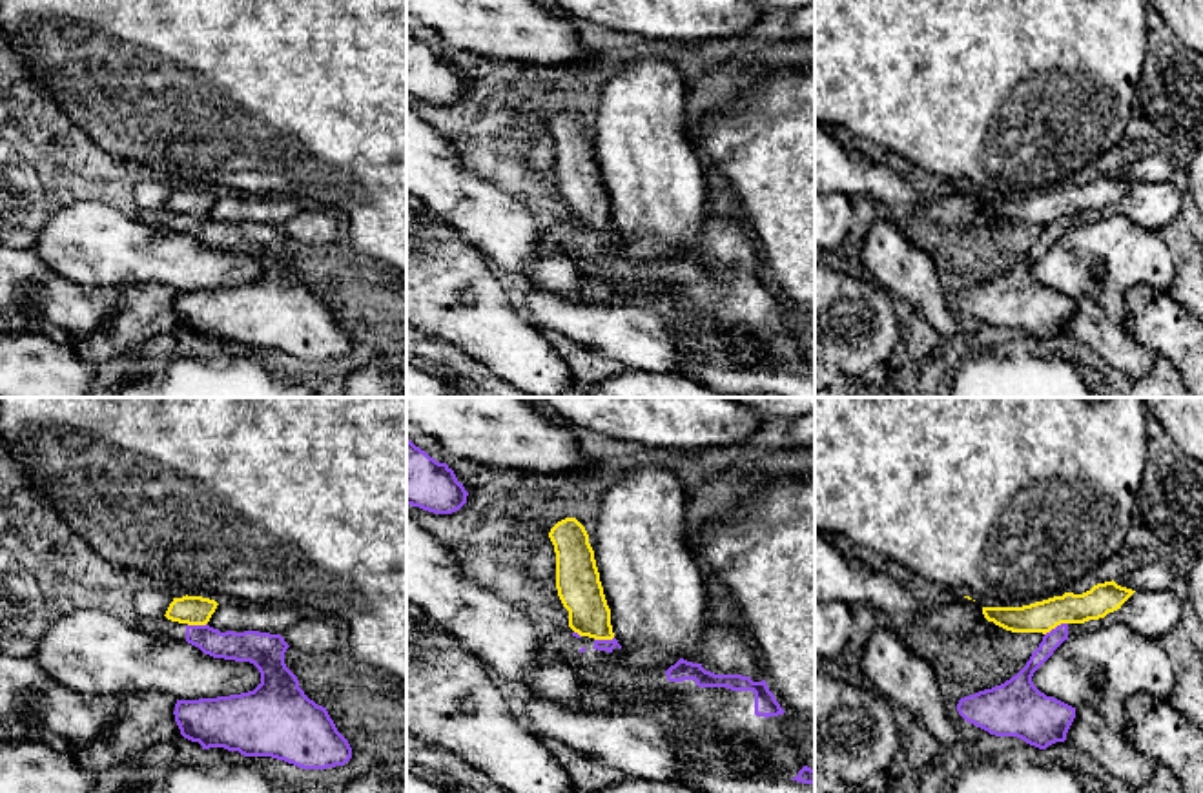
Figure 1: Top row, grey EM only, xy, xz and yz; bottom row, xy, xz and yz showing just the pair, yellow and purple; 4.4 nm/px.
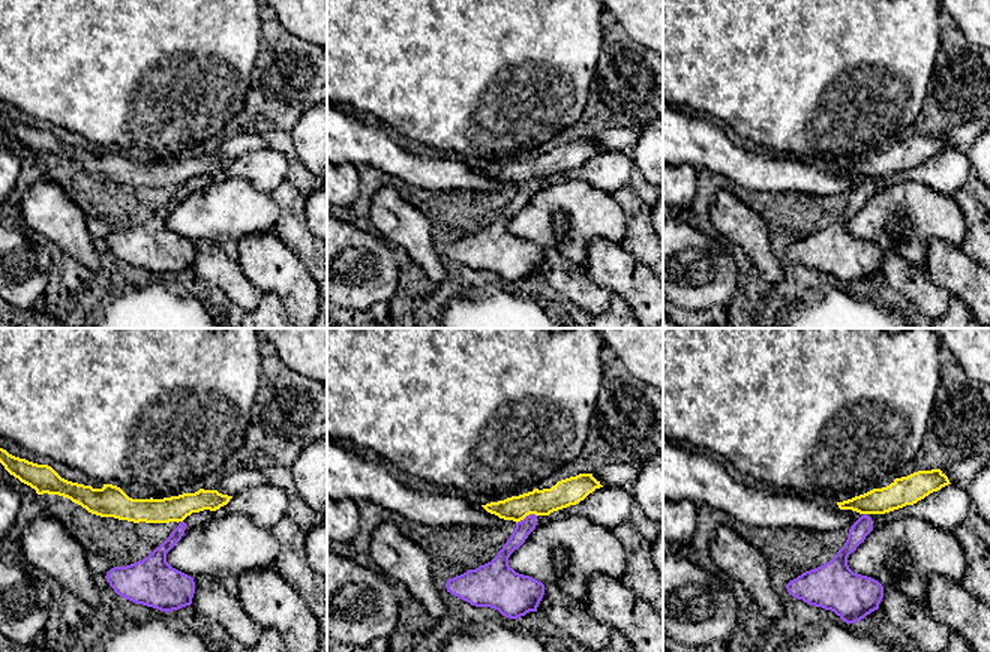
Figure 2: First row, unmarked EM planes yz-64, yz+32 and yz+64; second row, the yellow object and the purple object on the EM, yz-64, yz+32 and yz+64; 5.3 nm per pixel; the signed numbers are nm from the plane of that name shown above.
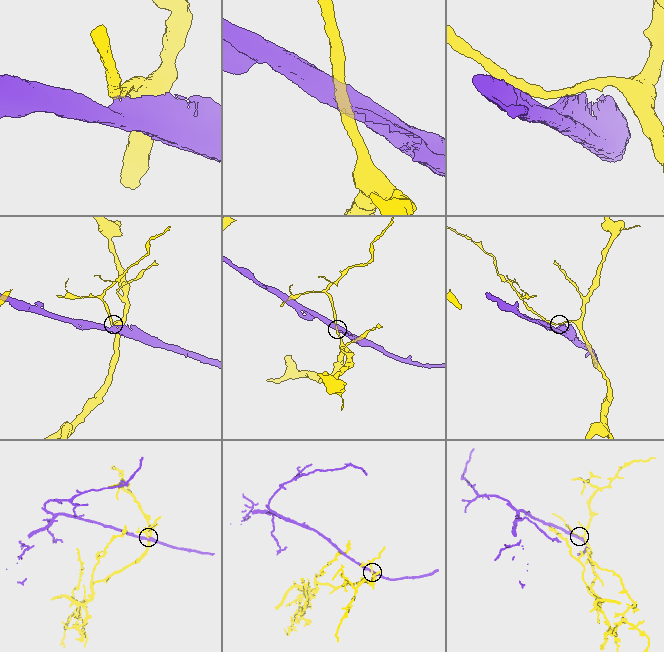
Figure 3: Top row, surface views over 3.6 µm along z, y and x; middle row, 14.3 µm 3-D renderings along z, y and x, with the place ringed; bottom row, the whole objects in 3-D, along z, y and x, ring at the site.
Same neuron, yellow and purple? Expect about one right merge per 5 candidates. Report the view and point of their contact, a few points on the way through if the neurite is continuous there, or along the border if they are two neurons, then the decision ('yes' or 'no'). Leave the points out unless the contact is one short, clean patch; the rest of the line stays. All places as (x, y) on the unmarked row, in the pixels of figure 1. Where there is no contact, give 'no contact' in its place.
contact yz (1056, 217); border yz (1067, 214), (1061, 214), (1045, 226); no

